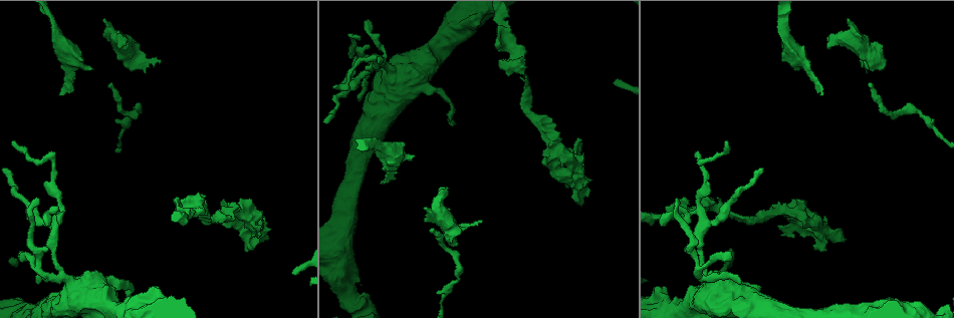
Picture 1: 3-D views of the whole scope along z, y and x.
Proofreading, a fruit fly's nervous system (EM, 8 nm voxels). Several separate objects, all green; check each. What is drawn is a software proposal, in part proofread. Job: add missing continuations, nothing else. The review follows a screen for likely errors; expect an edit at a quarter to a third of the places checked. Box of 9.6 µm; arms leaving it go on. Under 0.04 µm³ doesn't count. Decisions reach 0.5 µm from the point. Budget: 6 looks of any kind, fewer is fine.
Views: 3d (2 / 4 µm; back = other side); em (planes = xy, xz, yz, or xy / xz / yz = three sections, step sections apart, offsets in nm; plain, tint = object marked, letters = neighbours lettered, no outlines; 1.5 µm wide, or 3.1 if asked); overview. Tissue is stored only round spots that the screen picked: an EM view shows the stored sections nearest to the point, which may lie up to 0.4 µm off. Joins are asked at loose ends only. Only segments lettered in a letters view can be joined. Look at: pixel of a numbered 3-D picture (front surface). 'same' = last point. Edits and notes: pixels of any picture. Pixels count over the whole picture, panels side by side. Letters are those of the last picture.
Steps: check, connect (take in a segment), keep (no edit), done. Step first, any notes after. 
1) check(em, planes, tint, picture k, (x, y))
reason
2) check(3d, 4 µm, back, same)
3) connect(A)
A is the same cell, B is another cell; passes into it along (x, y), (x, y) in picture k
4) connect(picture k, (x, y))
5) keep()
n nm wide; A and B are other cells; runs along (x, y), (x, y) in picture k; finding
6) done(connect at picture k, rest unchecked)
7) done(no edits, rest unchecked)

check(em, planes, letters, picture 1, (820, 94))
free end

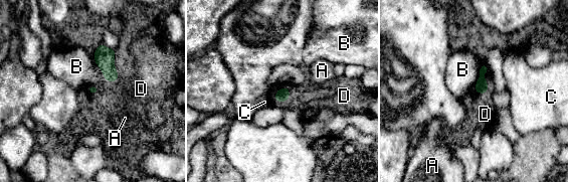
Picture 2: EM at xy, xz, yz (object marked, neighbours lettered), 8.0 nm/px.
connect(D)
B touches over 260 nm; D is the same cell, A, B and C are other cells; the cell continues

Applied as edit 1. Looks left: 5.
check(overview)

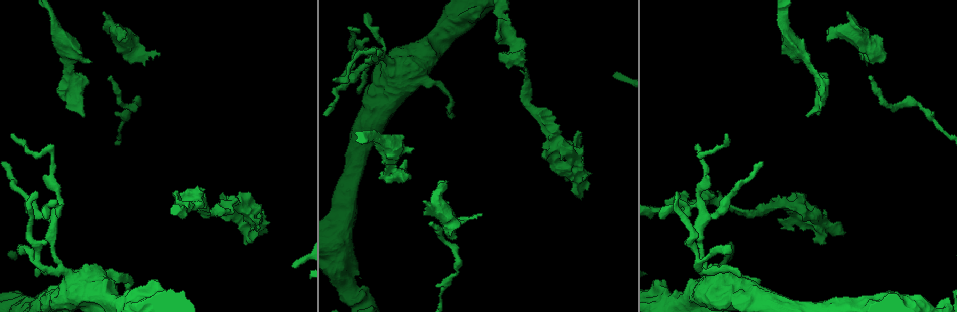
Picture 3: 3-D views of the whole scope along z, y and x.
check(em, planes, tint, picture 3, (662, 219))
branch stops here

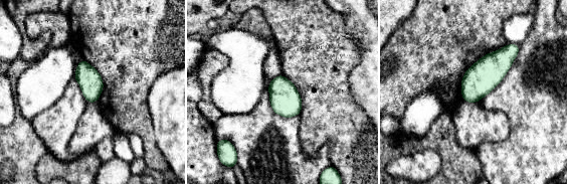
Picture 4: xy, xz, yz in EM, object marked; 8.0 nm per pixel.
check(em, planes, letters, same)
what lies round it

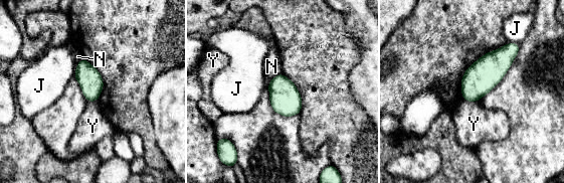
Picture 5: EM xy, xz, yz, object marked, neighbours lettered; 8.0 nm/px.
keep()
J, N and Y are other cells; border along (464, 100), (478, 101) in picture 5; none of them fits

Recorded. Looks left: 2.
done(connect at picture 2, rest unchecked)

